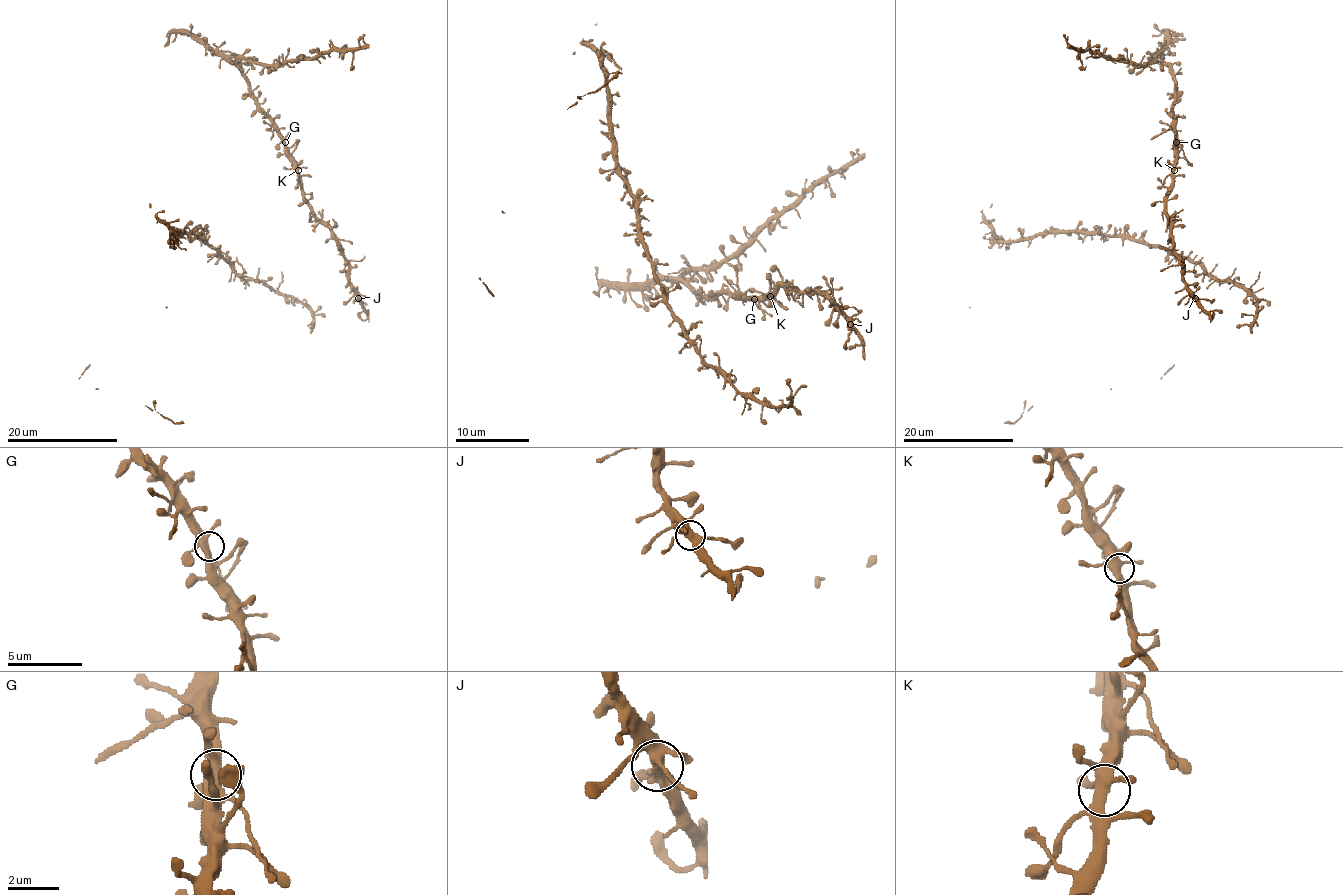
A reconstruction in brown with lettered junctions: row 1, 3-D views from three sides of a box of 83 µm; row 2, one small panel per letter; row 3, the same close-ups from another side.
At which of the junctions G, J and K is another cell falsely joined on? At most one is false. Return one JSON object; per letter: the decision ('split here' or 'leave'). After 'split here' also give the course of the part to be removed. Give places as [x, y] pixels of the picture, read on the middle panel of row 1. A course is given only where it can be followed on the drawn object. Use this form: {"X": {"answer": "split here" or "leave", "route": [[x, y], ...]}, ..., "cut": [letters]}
{"G": {"answer": "leave"}, "J": {"answer": "leave"}, "K": {"answer": "leave"}, "cut": []}

